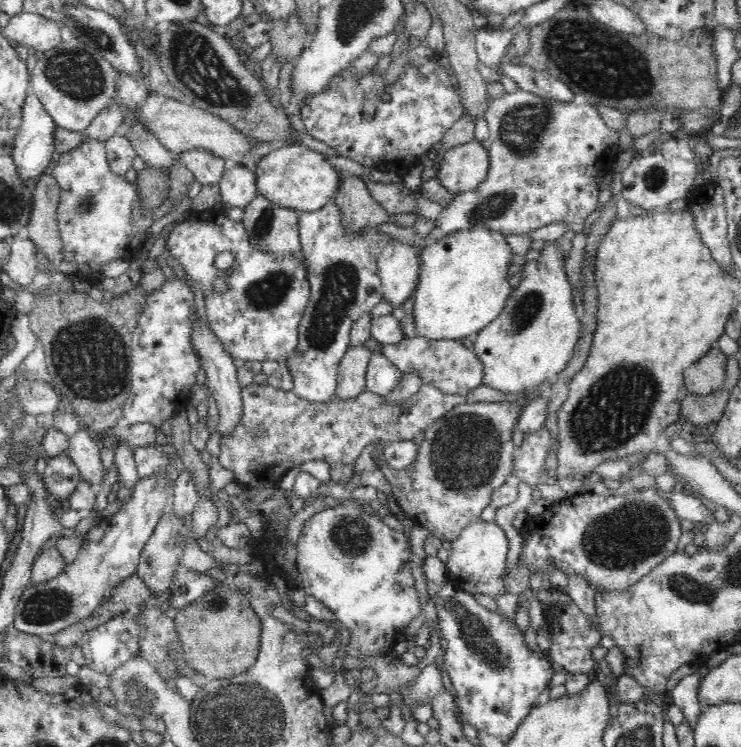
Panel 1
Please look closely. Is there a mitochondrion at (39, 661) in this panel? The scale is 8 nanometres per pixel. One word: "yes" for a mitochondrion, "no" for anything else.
no

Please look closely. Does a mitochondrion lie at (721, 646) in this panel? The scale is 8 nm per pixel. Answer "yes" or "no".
no

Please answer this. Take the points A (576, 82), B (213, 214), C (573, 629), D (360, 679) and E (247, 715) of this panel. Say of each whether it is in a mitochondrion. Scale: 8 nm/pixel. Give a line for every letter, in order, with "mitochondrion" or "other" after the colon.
A: mitochondrion
B: other
C: other
D: other
E: mitochondrion

